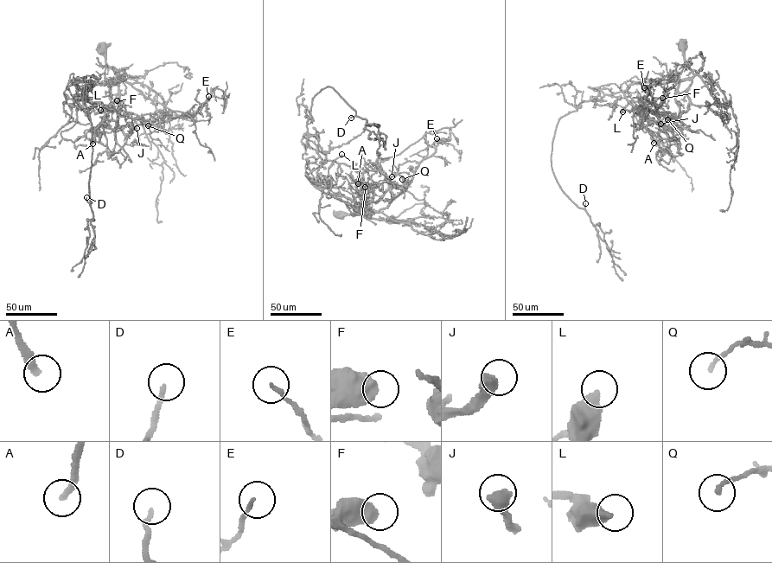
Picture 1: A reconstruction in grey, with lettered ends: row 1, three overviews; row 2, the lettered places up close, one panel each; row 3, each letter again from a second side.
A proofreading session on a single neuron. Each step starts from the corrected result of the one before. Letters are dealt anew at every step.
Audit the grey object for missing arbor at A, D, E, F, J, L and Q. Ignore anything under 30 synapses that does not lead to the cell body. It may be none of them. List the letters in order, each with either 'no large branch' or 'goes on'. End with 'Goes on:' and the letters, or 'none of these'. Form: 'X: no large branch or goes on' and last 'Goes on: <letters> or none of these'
A: goes on
D: goes on
E: no large branch
F: no large branch
J: goes on
L: no large branch
Q: no large branch
Goes on: A, D, J

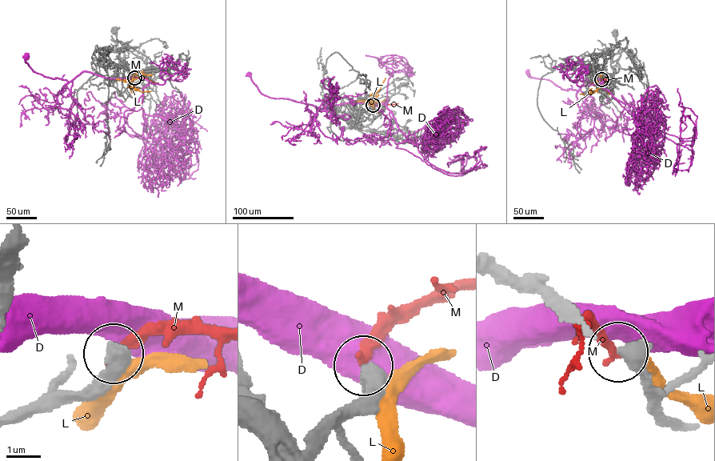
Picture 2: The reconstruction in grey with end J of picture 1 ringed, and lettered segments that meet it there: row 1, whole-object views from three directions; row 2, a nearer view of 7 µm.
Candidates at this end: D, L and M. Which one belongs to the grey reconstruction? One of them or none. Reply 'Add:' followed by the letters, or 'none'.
Add: M

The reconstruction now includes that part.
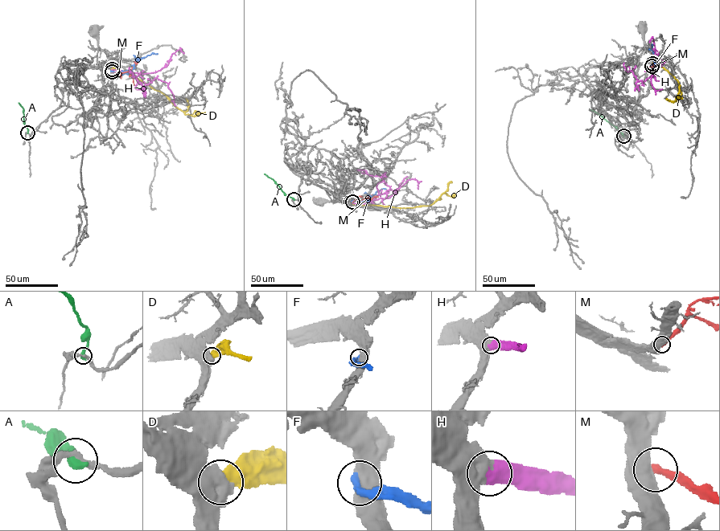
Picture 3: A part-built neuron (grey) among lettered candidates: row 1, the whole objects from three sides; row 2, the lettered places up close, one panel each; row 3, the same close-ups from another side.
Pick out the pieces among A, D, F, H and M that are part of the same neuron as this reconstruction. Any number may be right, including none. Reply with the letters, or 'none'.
H

